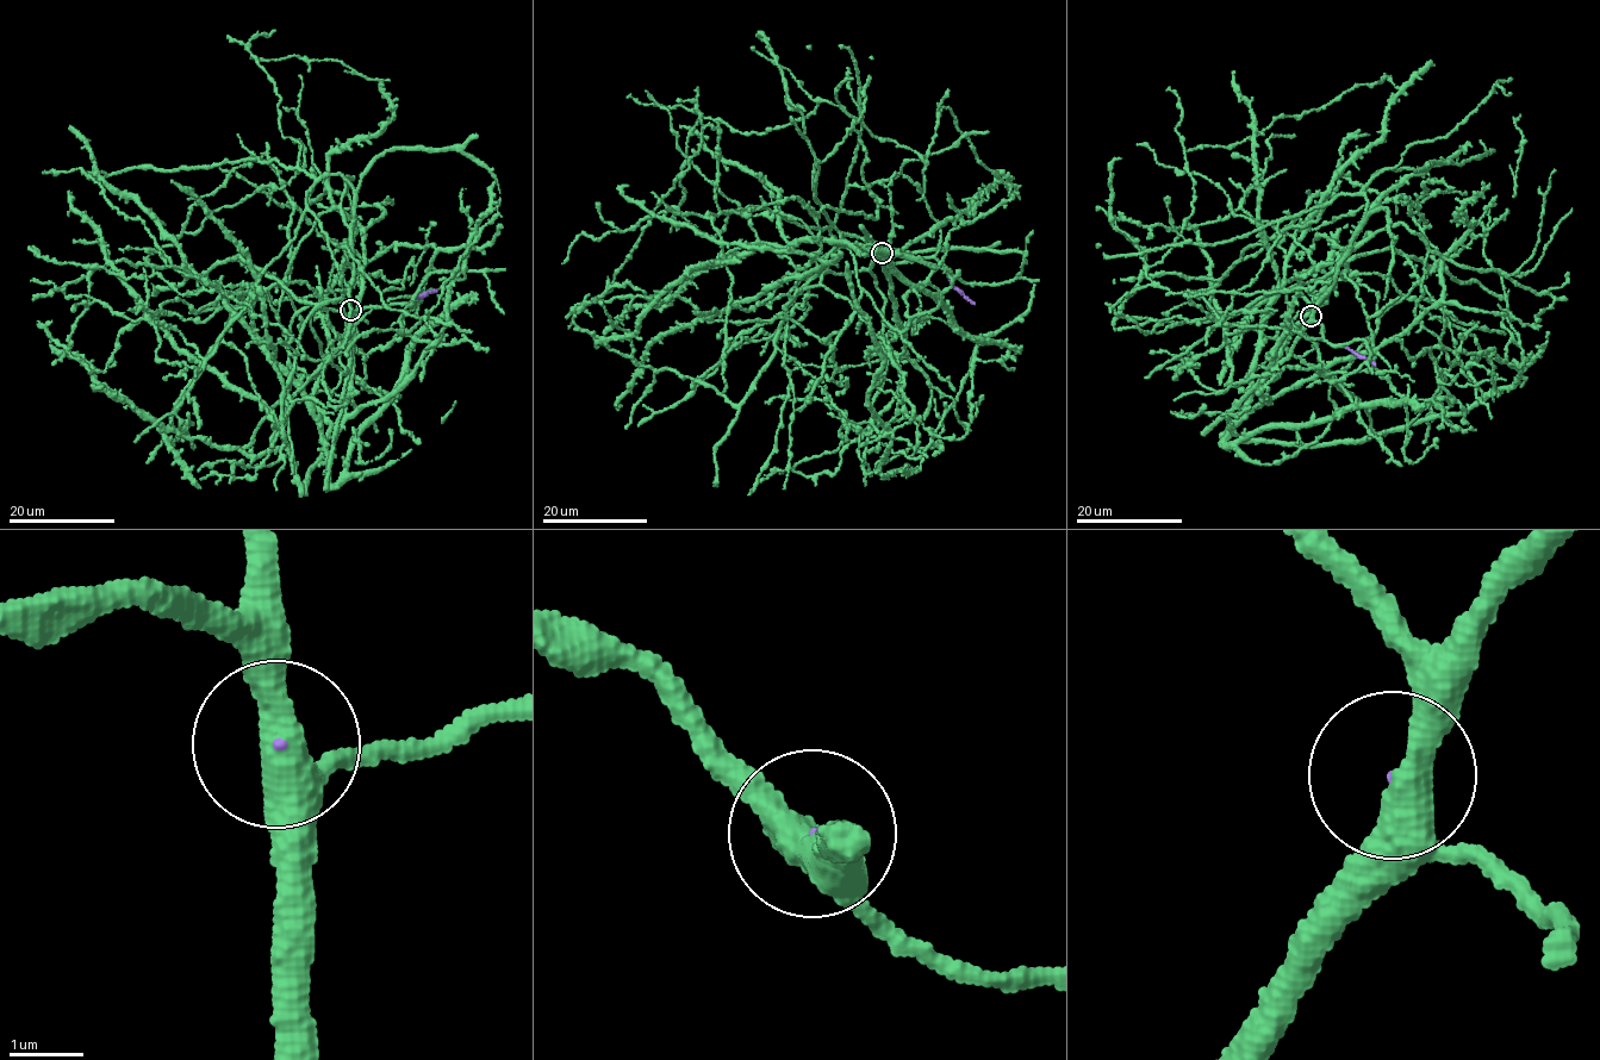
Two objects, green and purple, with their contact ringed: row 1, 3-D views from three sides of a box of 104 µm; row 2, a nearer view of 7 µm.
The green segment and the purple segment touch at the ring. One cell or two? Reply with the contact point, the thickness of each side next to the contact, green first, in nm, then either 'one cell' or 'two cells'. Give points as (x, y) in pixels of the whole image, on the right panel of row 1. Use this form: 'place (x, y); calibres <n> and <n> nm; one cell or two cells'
place (1311, 316); calibres 460 and 30 nm; one cell

